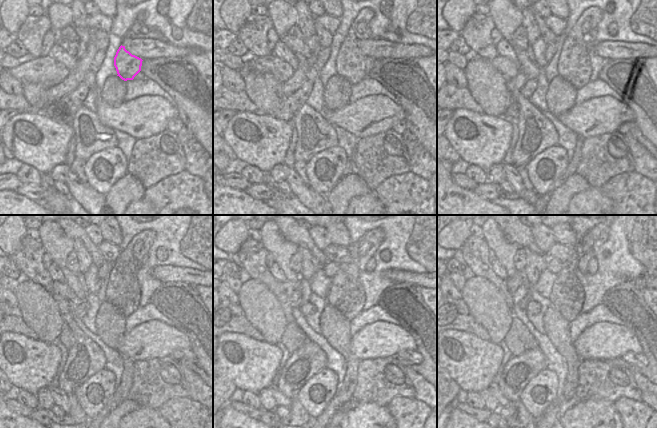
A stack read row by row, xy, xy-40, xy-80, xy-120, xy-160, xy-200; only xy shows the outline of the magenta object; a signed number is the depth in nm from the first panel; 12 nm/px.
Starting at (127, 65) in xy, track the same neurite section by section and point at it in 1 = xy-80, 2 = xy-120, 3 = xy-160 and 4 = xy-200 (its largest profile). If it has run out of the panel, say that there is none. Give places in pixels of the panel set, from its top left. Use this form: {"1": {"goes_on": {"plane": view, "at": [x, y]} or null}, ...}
{"1": {"goes_on": {"plane": "xy-80", "at": [573, 65]}}, "2": {"goes_on": {"plane": "xy-120", "at": [123, 291]}}, "3": {"goes_on": {"plane": "xy-160", "at": [346, 294]}}, "4": {"goes_on": {"plane": "xy-200", "at": [567, 297]}}}

